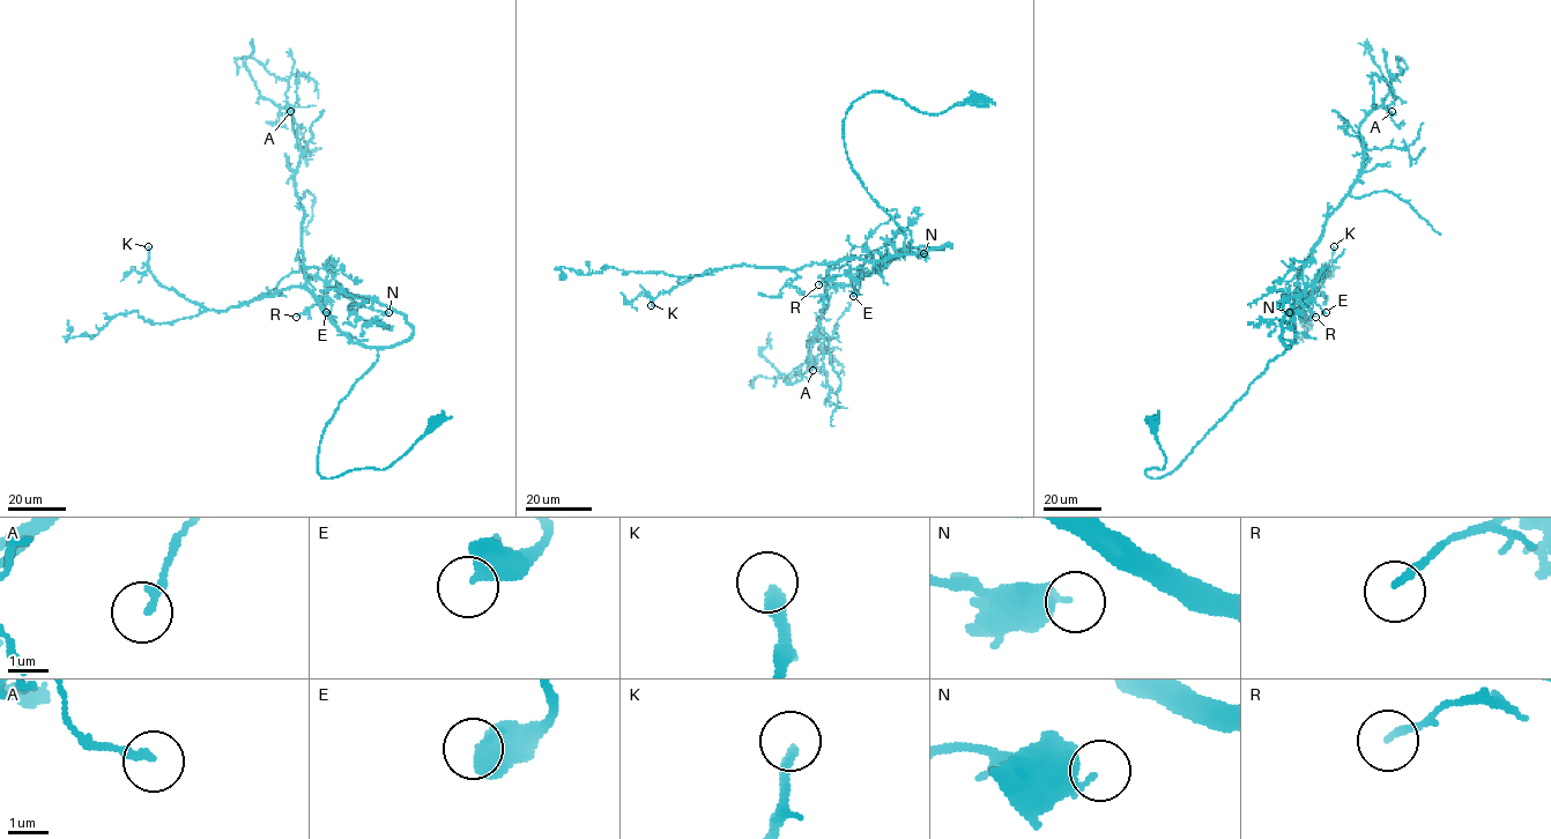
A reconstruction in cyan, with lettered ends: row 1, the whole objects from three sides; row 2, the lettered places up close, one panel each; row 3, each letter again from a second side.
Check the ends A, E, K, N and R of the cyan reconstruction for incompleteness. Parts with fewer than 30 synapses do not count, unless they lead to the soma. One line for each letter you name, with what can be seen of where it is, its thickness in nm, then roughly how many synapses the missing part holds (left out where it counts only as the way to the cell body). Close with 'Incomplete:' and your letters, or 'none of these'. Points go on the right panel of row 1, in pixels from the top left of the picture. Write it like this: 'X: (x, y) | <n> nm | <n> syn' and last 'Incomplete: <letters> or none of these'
K: (1334, 246) | 280 nm | 45 syn
Incomplete: K

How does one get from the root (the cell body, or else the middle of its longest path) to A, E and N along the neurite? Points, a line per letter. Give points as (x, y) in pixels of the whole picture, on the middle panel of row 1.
A: (978, 99), (927, 114), (872, 91), (847, 111), (852, 170), (911, 234), (911, 252), (830, 265), (813, 370)
E: (978, 99), (852, 104), (843, 139), (867, 192), (912, 253), (950, 246), (900, 250), (853, 296)
N: (978, 99), (927, 114), (872, 91), (846, 114), (852, 170), (911, 251), (950, 246), (882, 265), (924, 253)

